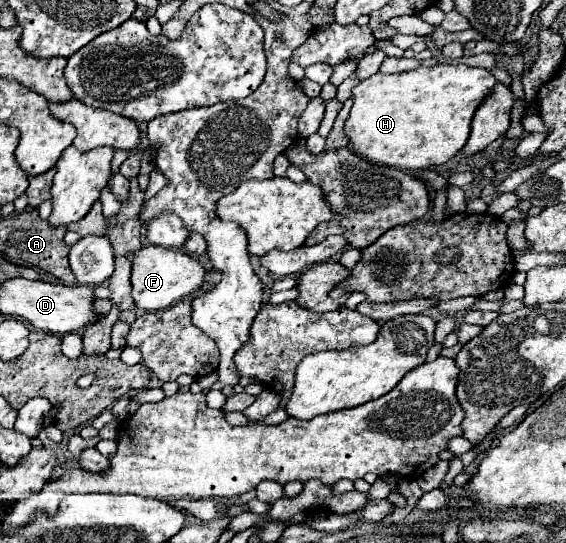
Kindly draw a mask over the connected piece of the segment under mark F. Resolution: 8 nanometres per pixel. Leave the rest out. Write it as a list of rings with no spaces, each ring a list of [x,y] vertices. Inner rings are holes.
[[[144,246],[138,252],[128,254],[128,258],[132,262],[132,300],[136,308],[142,308],[146,312],[164,310],[176,304],[184,296],[196,292],[206,280],[206,270],[202,268],[202,264],[180,250],[164,246]]]

